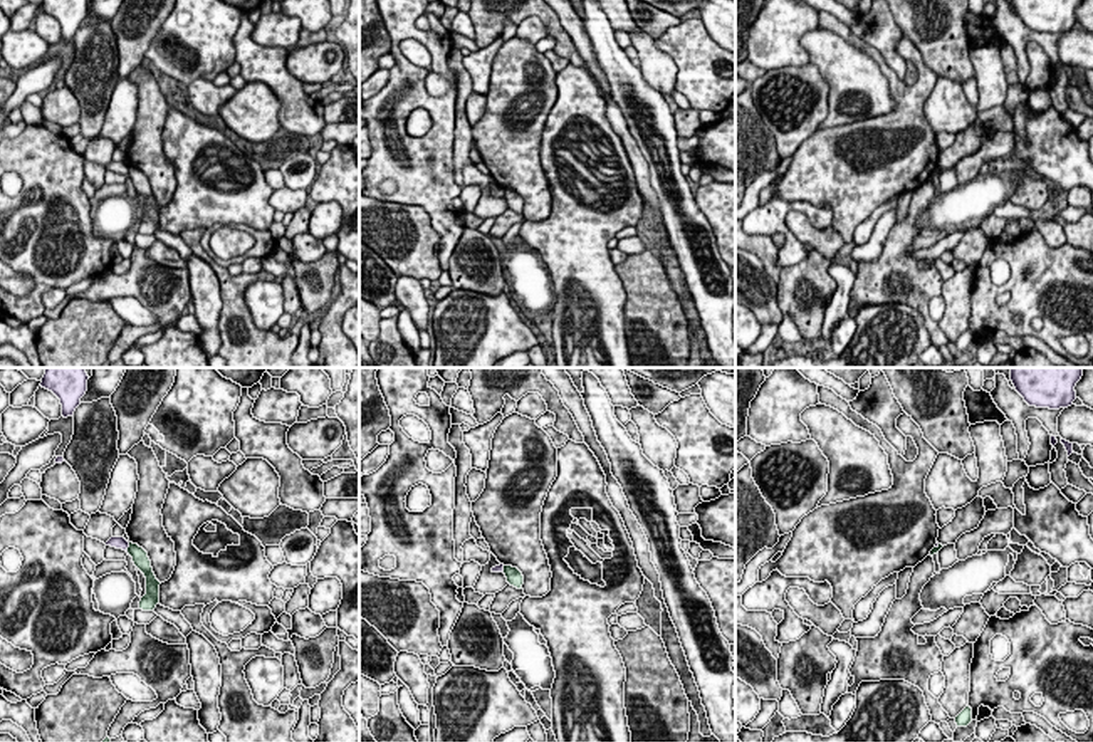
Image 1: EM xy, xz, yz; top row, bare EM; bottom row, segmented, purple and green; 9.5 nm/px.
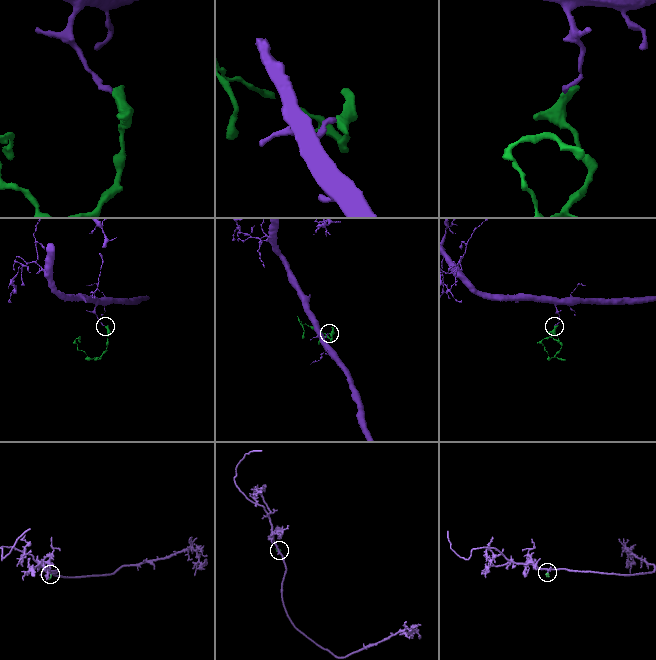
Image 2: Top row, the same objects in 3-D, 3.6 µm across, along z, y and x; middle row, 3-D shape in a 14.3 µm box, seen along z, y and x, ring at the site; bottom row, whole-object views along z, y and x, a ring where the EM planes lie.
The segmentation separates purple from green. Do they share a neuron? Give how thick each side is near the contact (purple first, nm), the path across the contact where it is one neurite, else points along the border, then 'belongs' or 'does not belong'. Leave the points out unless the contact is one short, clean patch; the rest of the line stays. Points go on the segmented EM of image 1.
calibres 130 and 160 nm; border xy (130, 543), (126, 551); does not belong

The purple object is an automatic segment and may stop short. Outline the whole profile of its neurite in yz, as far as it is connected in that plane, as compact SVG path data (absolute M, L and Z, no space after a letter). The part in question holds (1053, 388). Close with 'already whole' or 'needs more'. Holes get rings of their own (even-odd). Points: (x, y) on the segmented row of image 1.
M1011 368L1011 381L1029 406L1059 410L1076 400L1075 386L1083 376L1083 368Z | already whole

